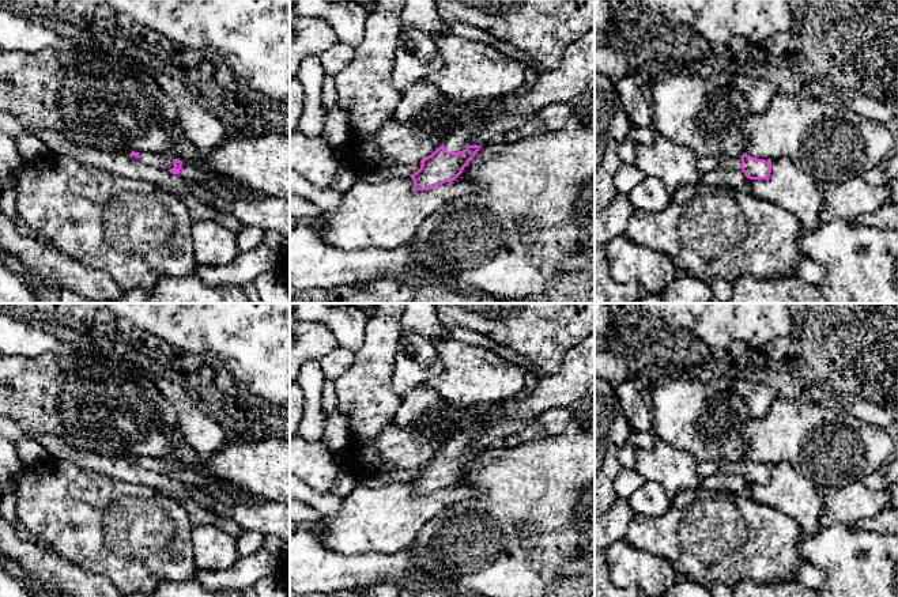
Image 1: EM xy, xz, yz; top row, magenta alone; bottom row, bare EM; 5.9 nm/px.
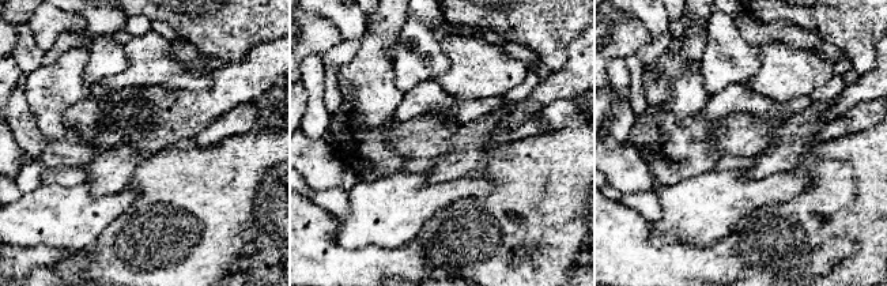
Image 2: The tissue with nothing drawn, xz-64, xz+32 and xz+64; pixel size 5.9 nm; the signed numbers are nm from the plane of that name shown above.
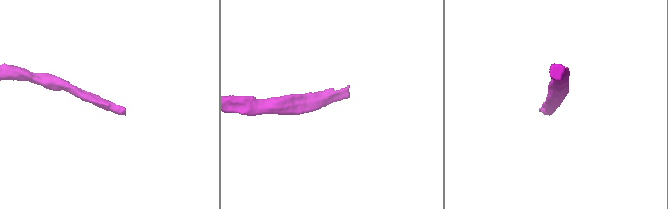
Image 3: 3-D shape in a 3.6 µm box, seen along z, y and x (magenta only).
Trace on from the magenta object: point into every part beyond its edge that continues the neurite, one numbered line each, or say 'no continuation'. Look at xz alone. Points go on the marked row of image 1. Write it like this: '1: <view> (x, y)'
1: xz (463, 136)

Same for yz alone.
1: yz (725, 162)

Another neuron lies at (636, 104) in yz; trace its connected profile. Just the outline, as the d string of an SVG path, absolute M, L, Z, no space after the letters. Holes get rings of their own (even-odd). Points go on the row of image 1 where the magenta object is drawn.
M622 78L615 82L620 102L633 128L652 126L652 106L649 98L641 91L637 82Z

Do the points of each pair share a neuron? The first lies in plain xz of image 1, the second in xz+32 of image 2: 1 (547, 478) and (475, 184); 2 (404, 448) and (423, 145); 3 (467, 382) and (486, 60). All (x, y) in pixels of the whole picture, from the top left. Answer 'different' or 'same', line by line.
1: different
2: same
3: same

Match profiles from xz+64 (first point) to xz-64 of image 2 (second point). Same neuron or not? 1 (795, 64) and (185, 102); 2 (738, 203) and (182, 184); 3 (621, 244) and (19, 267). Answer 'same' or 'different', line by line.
1: different
2: different
3: same

